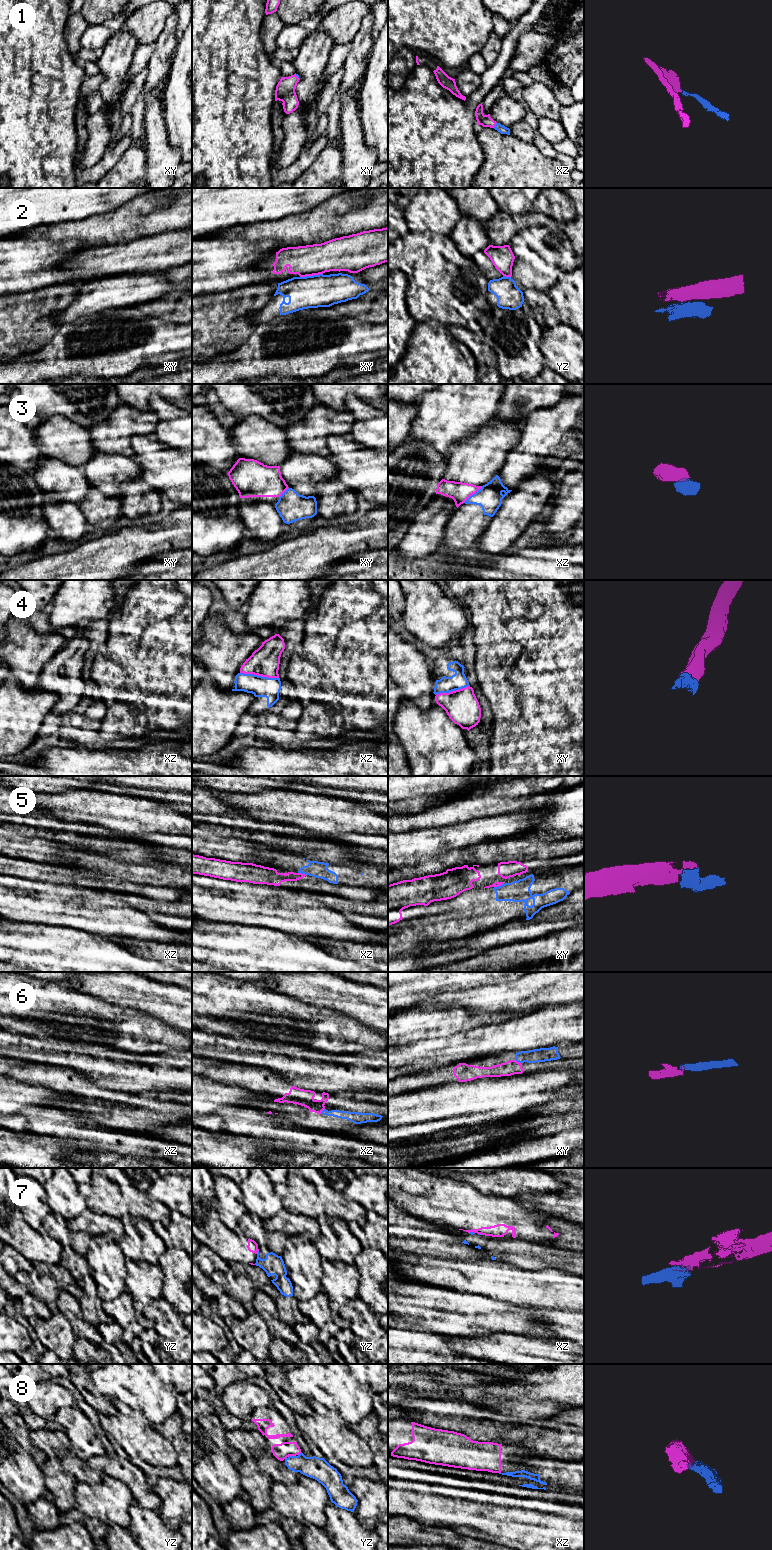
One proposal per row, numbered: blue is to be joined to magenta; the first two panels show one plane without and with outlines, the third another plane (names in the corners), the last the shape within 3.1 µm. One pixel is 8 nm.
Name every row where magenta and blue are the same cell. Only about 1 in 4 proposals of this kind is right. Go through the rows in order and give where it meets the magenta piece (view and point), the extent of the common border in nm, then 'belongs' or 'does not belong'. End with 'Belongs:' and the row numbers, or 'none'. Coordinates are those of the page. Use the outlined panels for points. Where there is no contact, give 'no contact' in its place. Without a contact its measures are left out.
1: xz (495, 124) | 50 nm | belongs
2: xy (311, 275) | 190 nm | does not belong
3: xz (472, 494) | 200 nm | does not belong
4: xz (259, 675) | 320 nm | belongs
5: xz (301, 873) | 70 nm | does not belong
6: xy (518, 1062) | 60 nm | belongs
7: yz (257, 1252) | 40 nm | does not belong
8: yz (291, 1455) | 70 nm | does not belong
Belongs: 1, 4, 6

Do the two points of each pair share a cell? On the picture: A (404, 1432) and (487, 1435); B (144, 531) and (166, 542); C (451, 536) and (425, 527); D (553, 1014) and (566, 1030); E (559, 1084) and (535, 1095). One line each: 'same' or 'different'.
A: different
B: same
C: different
D: same
E: same

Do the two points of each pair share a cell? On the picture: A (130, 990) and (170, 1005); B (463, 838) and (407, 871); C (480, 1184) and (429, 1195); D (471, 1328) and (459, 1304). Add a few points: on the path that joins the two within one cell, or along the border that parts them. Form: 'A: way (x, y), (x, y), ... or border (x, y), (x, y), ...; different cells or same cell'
A: way (140, 993), (160, 1000); same cell
B: way (449, 838), (438, 840), (421, 857); same cell
C: border (451, 1178), (468, 1182), (483, 1193), (495, 1194); different cells
D: way (465, 1322), (459, 1316), (459, 1310); same cell

